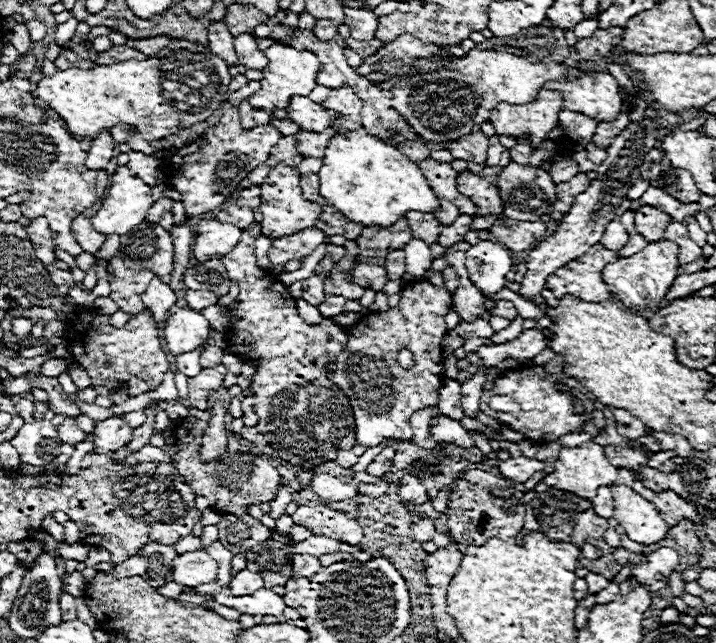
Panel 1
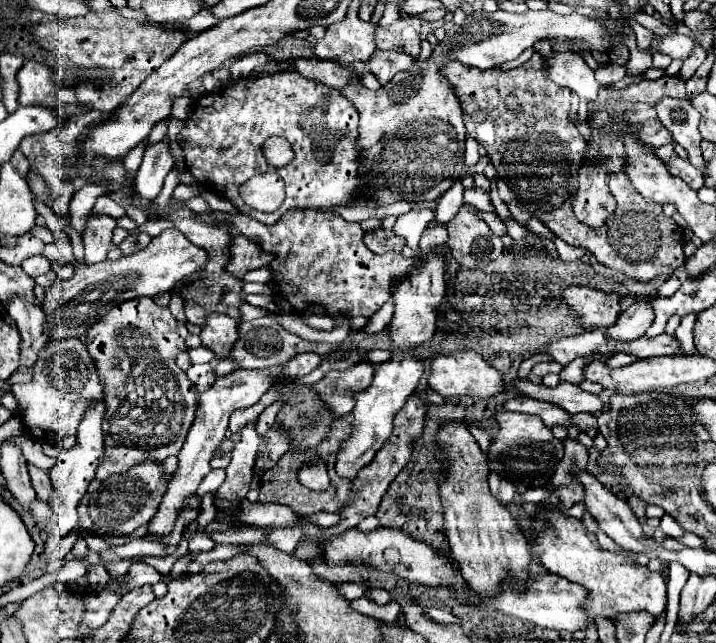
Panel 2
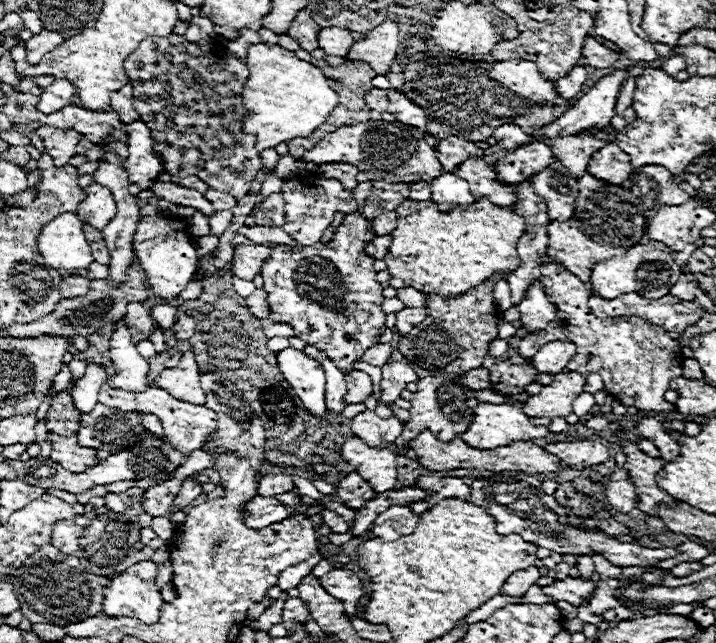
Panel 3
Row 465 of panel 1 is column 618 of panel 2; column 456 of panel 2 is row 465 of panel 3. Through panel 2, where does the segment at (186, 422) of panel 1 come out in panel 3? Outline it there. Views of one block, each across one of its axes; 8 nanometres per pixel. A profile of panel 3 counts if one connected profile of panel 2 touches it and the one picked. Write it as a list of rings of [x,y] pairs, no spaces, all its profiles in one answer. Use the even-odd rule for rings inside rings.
[[[64,436],[54,444],[52,450],[52,460],[56,460],[58,464],[64,464],[64,468],[68,468],[70,472],[84,472],[88,468],[92,468],[94,464],[98,464],[98,456],[96,450],[92,448],[82,448],[76,442],[76,436]]]

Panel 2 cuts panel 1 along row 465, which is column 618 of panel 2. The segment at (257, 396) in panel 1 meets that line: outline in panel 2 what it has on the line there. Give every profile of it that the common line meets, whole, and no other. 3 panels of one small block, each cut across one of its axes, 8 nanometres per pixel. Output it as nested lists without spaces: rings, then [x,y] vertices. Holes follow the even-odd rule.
[[[568,286],[564,290],[564,302],[586,330],[610,328],[620,318],[622,298],[620,292],[600,292],[588,286]]]

